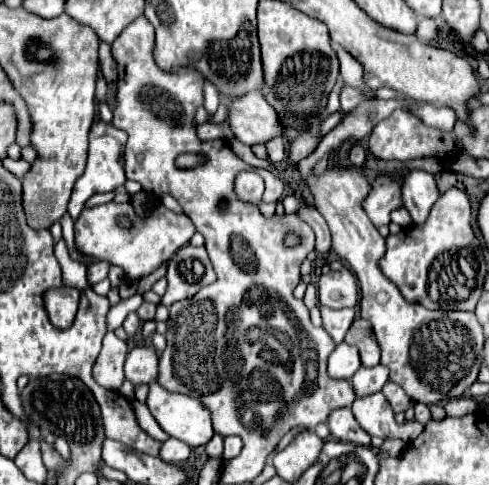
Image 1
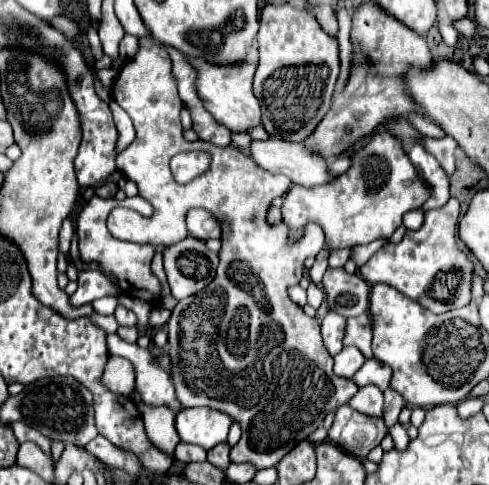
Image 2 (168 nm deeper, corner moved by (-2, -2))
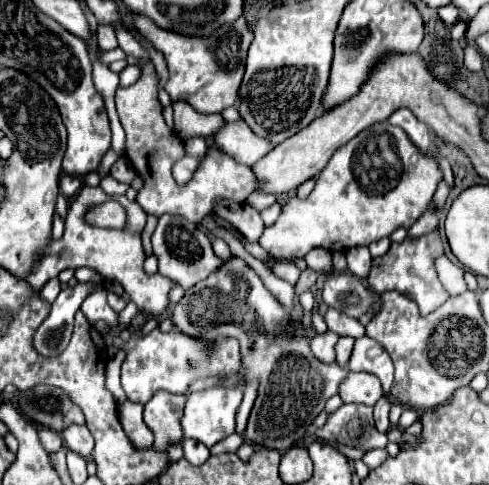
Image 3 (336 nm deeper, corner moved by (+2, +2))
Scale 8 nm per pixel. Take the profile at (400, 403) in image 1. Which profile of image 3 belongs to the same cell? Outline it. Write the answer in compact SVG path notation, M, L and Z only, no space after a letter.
M381 397L381 401L377 401L375 405L375 427L381 431L381 433L387 433L389 431L389 399L387 397Z

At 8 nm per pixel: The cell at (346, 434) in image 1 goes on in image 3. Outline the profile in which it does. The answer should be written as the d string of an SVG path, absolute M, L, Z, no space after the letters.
M357 403L341 405L335 413L331 413L325 427L317 431L317 437L361 451L387 445L387 437L377 433L373 425L373 407Z

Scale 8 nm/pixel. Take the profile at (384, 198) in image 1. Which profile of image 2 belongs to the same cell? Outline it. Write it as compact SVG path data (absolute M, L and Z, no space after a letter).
M379 131L351 155L351 167L335 181L317 187L293 185L281 209L283 221L289 227L289 243L301 239L307 223L317 223L325 233L329 249L347 249L389 237L401 225L403 215L419 209L429 195L429 183L417 175L401 141L389 131Z

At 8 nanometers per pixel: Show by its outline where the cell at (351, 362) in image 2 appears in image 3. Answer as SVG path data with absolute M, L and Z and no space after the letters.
M339 337L337 345L335 345L335 353L337 353L337 363L341 367L347 367L347 361L353 353L353 345L355 345L353 337Z

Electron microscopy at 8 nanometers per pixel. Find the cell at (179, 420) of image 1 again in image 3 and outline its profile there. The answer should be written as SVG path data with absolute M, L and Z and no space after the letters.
M243 385L213 387L213 389L205 389L201 393L191 393L187 397L185 413L181 417L183 435L201 441L207 447L213 447L217 441L235 433L235 413L241 403L241 397L243 397Z

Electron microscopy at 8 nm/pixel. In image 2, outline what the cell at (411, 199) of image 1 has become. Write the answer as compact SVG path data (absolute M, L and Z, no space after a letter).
M415 143L409 151L409 159L415 165L415 169L419 171L419 175L431 183L433 187L433 195L429 197L429 201L423 205L425 211L429 209L437 209L439 205L445 205L449 201L449 177L445 175L443 167L437 163L437 159L423 147L423 143Z

